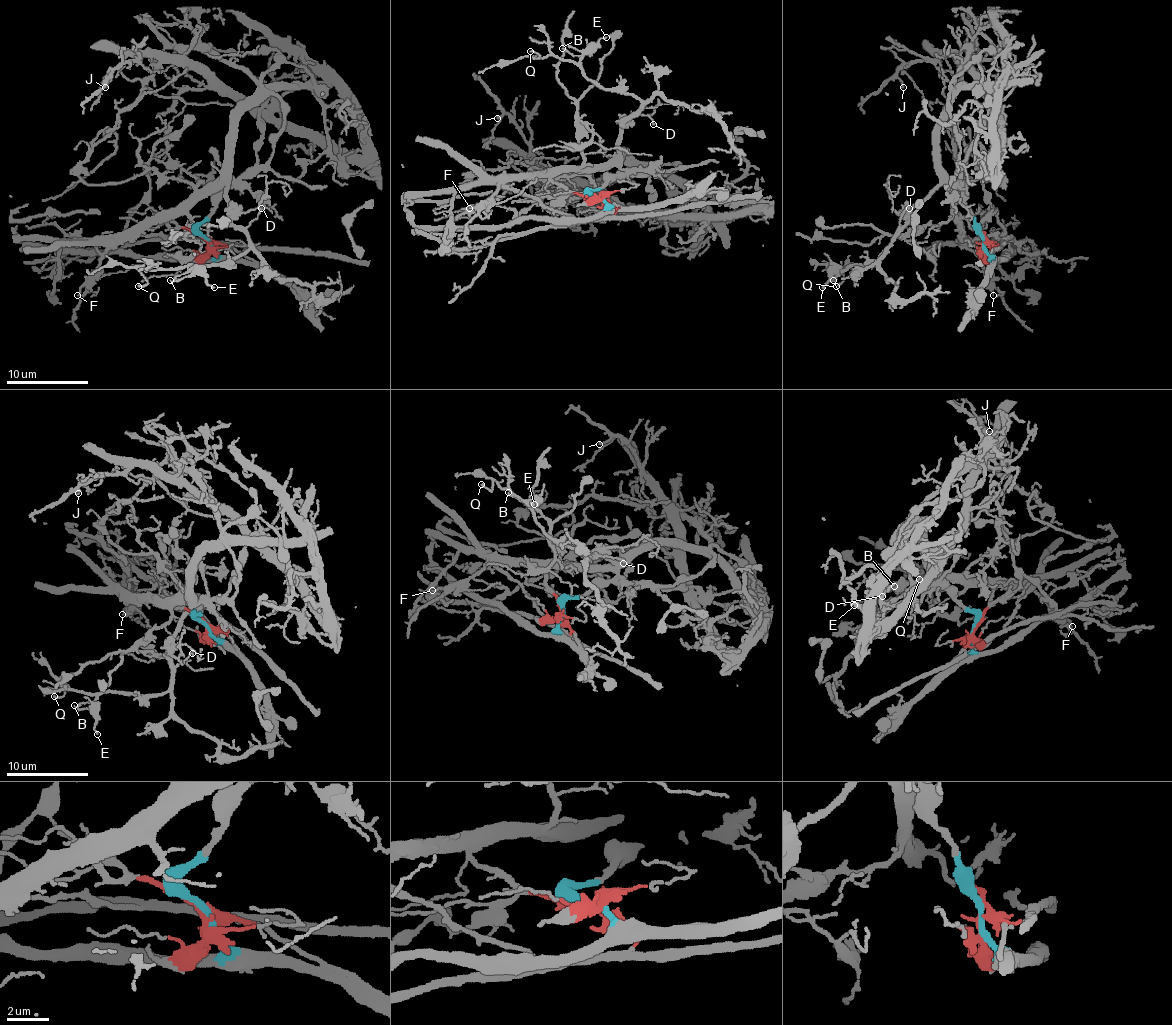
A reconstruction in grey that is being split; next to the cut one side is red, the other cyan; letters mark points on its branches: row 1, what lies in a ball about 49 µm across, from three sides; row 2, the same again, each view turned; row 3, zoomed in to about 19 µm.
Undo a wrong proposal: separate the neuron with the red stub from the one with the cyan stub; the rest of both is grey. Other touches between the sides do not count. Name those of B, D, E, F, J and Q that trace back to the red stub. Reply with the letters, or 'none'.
B, D, E, F, Q

